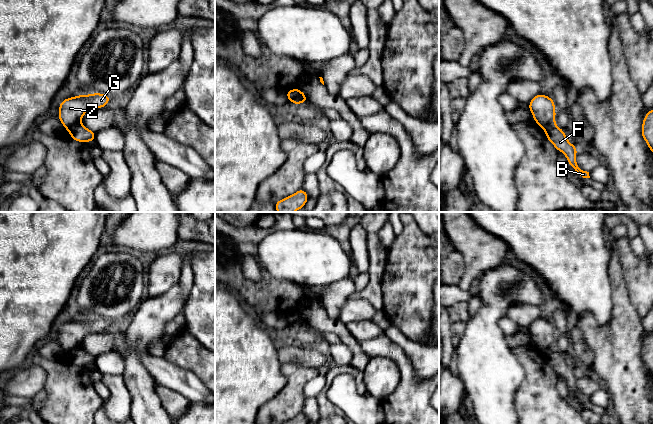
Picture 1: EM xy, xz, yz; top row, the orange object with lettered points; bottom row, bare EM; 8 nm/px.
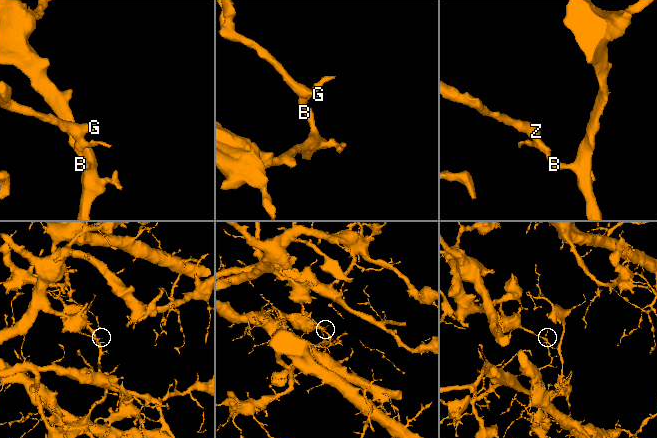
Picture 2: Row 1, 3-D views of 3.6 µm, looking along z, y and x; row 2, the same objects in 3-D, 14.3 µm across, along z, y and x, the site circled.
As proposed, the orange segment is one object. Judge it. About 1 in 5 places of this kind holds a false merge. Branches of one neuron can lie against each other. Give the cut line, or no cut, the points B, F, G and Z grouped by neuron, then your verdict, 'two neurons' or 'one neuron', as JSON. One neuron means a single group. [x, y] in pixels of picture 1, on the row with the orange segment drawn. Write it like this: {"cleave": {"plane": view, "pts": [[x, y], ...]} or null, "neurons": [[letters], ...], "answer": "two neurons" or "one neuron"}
{"cleave": {"plane": "xy", "pts": [[79, 121], [67, 130]]}, "neurons": [["B", "F"], ["G", "Z"]], "answer": "two neurons"}

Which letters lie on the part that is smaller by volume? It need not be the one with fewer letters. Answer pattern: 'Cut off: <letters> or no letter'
Cut off: B, F

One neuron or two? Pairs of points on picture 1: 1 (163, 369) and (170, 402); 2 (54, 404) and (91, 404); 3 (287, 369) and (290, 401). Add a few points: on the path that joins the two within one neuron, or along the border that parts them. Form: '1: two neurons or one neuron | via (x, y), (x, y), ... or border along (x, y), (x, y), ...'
1: two neurons | border along (157, 384), (169, 387), (188, 399)
2: one neuron | via (63, 404), (82, 404)
3: one neuron | via (291, 377), (291, 393)

